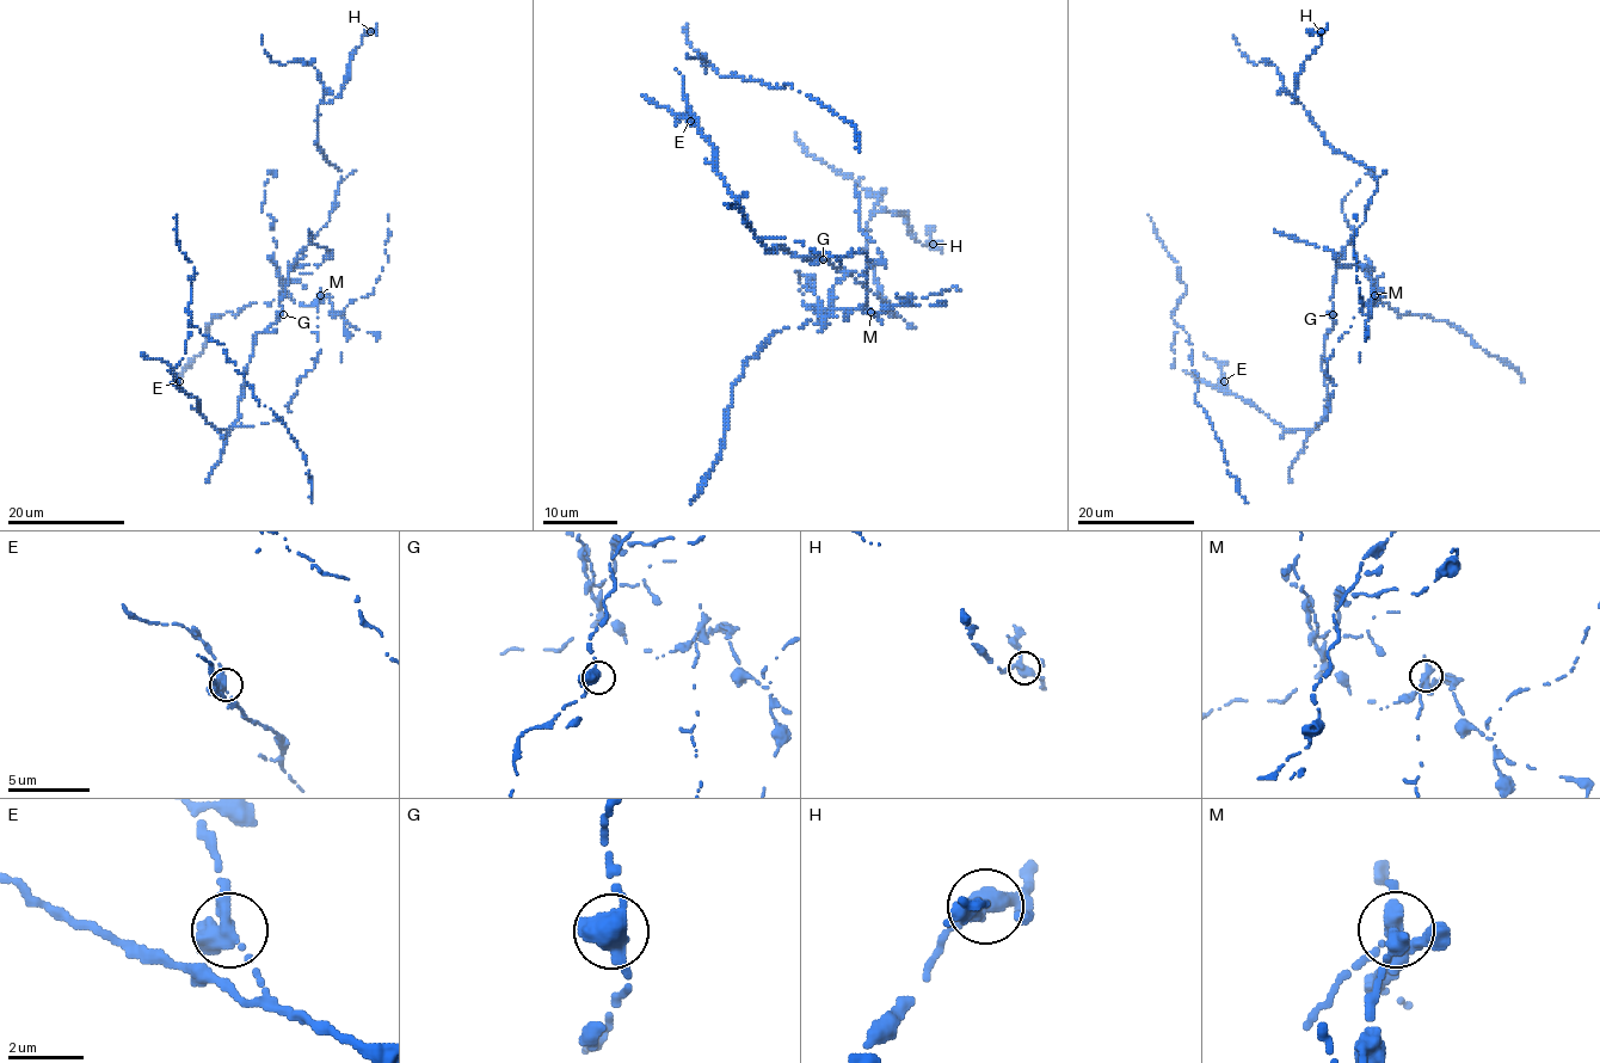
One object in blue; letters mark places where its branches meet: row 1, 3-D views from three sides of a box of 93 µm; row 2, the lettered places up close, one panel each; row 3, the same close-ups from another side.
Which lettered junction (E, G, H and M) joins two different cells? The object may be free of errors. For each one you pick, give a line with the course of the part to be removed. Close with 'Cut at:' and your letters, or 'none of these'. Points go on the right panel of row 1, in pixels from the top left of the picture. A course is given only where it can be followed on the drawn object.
M: course (1373, 295), (1372, 305), (1379, 303), (1378, 292), (1400, 315), (1451, 323), (1514, 367), (1524, 381)
Cut at: M

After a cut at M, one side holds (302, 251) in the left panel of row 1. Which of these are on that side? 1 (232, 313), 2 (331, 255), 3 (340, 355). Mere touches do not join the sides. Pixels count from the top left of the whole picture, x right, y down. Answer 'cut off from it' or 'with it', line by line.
1: cut off from it
2: cut off from it
3: cut off from it

